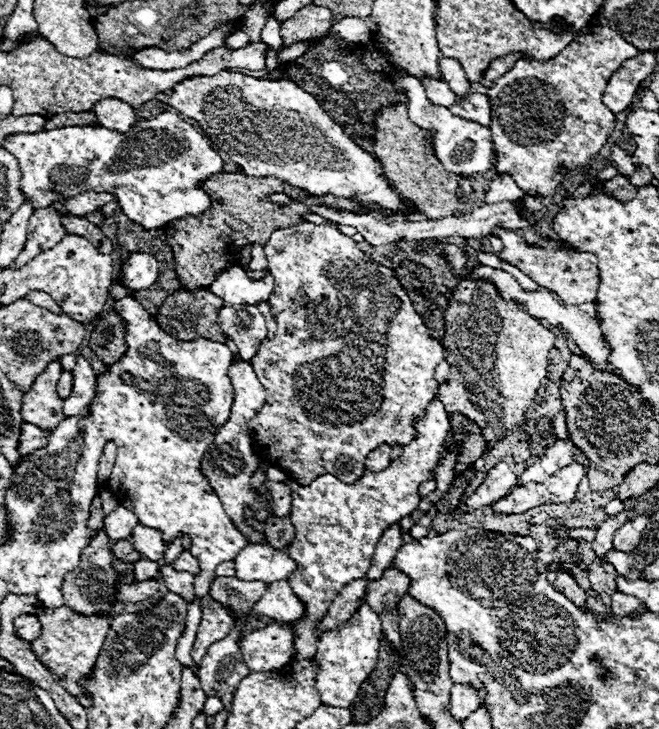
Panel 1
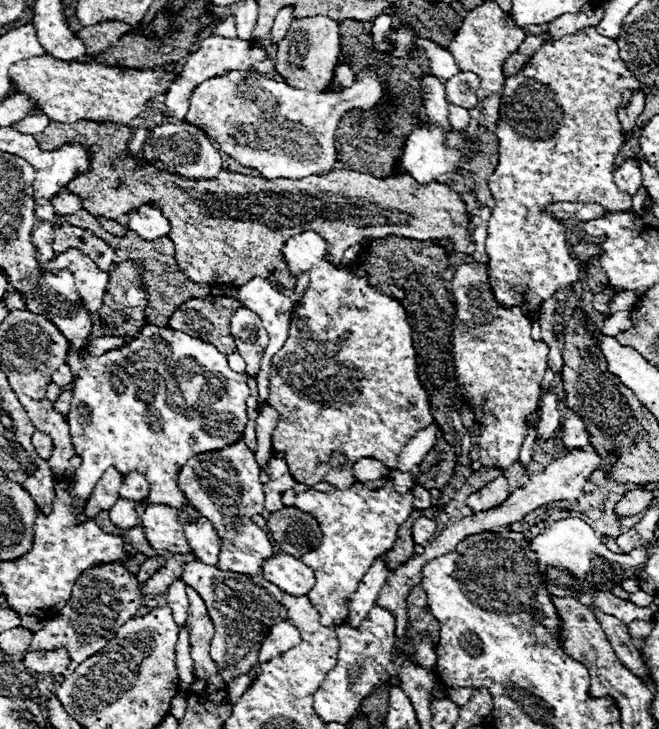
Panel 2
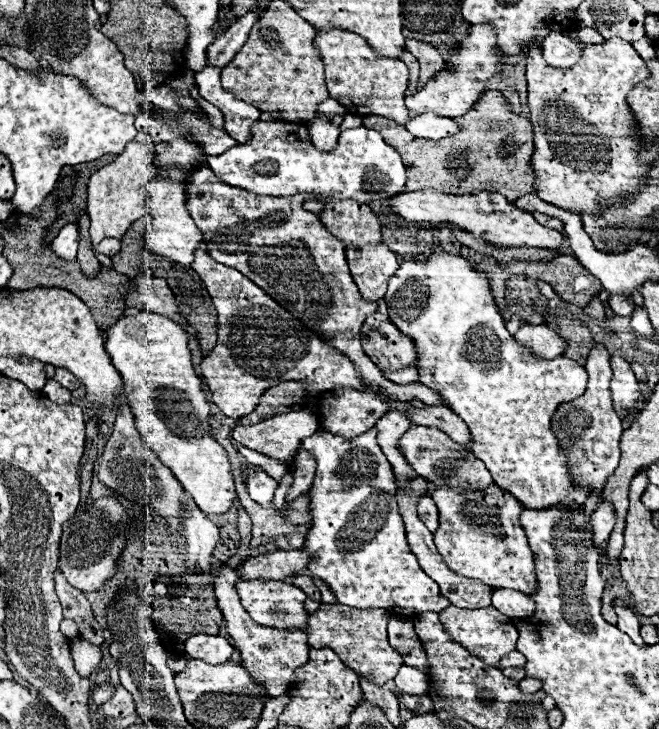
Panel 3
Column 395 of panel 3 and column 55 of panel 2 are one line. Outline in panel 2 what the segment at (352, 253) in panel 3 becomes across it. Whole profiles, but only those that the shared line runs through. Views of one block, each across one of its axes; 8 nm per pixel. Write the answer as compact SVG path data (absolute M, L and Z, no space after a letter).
M68 248L60 254L54 254L46 264L40 264L42 272L70 270L76 280L76 290L82 300L82 306L88 312L98 312L102 308L102 296L108 284L108 272L102 272L96 262L92 262L82 250Z

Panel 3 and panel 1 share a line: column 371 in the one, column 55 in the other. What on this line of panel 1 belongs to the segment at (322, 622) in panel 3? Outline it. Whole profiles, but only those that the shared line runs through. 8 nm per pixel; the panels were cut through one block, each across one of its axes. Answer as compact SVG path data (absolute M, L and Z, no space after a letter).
M66 606L56 610L44 608L38 612L38 616L42 622L42 634L32 642L38 660L42 660L42 664L54 672L54 680L58 680L58 684L62 684L72 696L84 696L86 690L82 688L82 680L88 680L96 666L96 660L100 656L98 652L102 650L102 644L110 630L110 616L82 616Z

